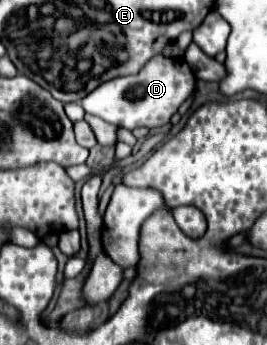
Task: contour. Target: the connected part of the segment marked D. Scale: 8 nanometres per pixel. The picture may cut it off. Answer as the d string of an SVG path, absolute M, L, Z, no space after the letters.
M151 57L141 73L133 77L115 77L113 81L101 83L93 93L81 101L83 109L91 115L101 117L107 123L113 123L117 127L135 129L135 127L163 127L169 123L171 115L181 107L181 103L193 93L195 89L195 77L189 69L189 65L183 59L171 59L171 57Z

